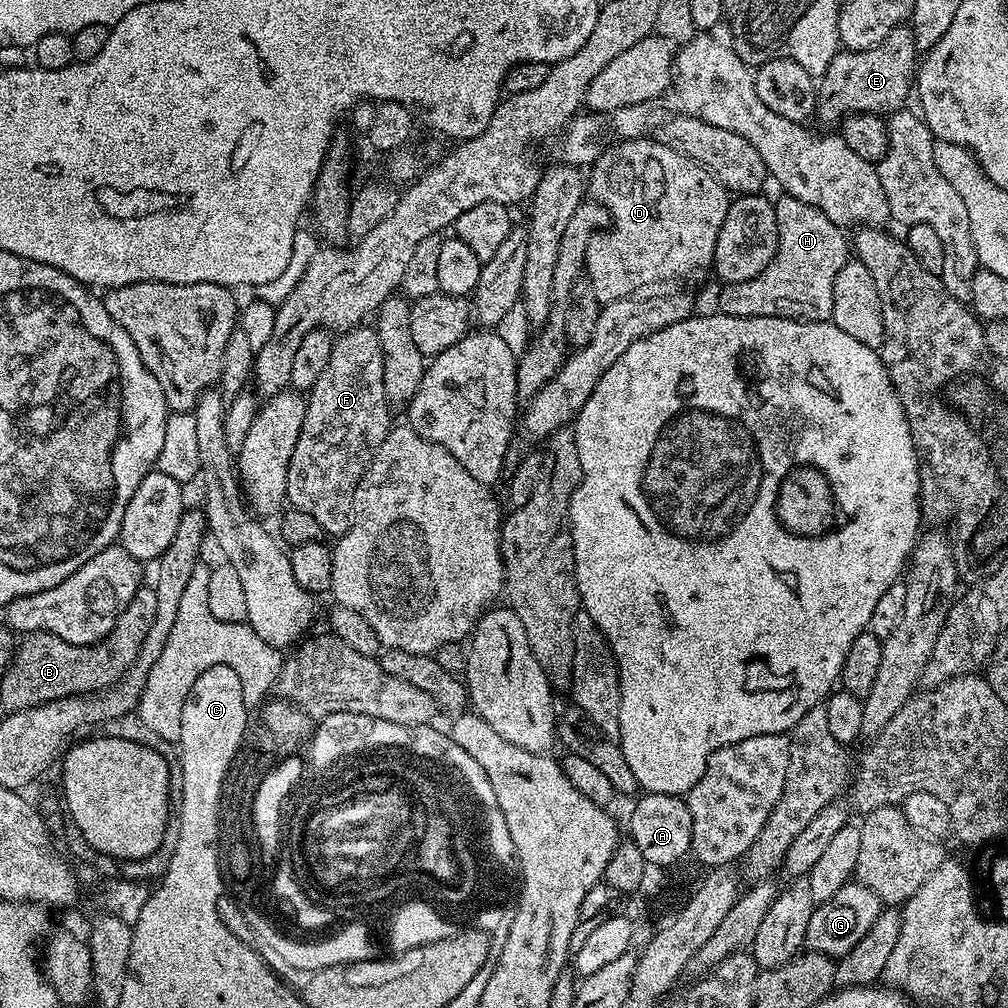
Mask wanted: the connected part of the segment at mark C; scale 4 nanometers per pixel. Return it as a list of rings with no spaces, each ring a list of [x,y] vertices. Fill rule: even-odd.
[[[210,666],[190,686],[186,702],[182,706],[182,738],[178,745],[180,751],[180,780],[185,778],[204,778],[204,776],[222,776],[232,748],[240,738],[240,729],[244,725],[244,707],[240,704],[242,682],[234,668],[230,666]]]

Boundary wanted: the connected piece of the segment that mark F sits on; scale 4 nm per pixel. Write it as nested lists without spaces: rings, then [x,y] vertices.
[[[375,327],[341,331],[332,341],[326,370],[307,393],[302,430],[286,474],[287,503],[306,510],[329,537],[344,536],[352,525],[356,487],[376,448],[388,437],[391,414],[386,386],[382,386],[382,346]]]

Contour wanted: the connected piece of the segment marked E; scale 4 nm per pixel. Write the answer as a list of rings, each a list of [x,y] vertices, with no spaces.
[[[911,27],[890,30],[878,46],[861,52],[841,50],[830,62],[824,76],[819,77],[815,115],[821,121],[827,116],[844,117],[854,112],[891,114],[901,111],[914,92],[918,53]]]

